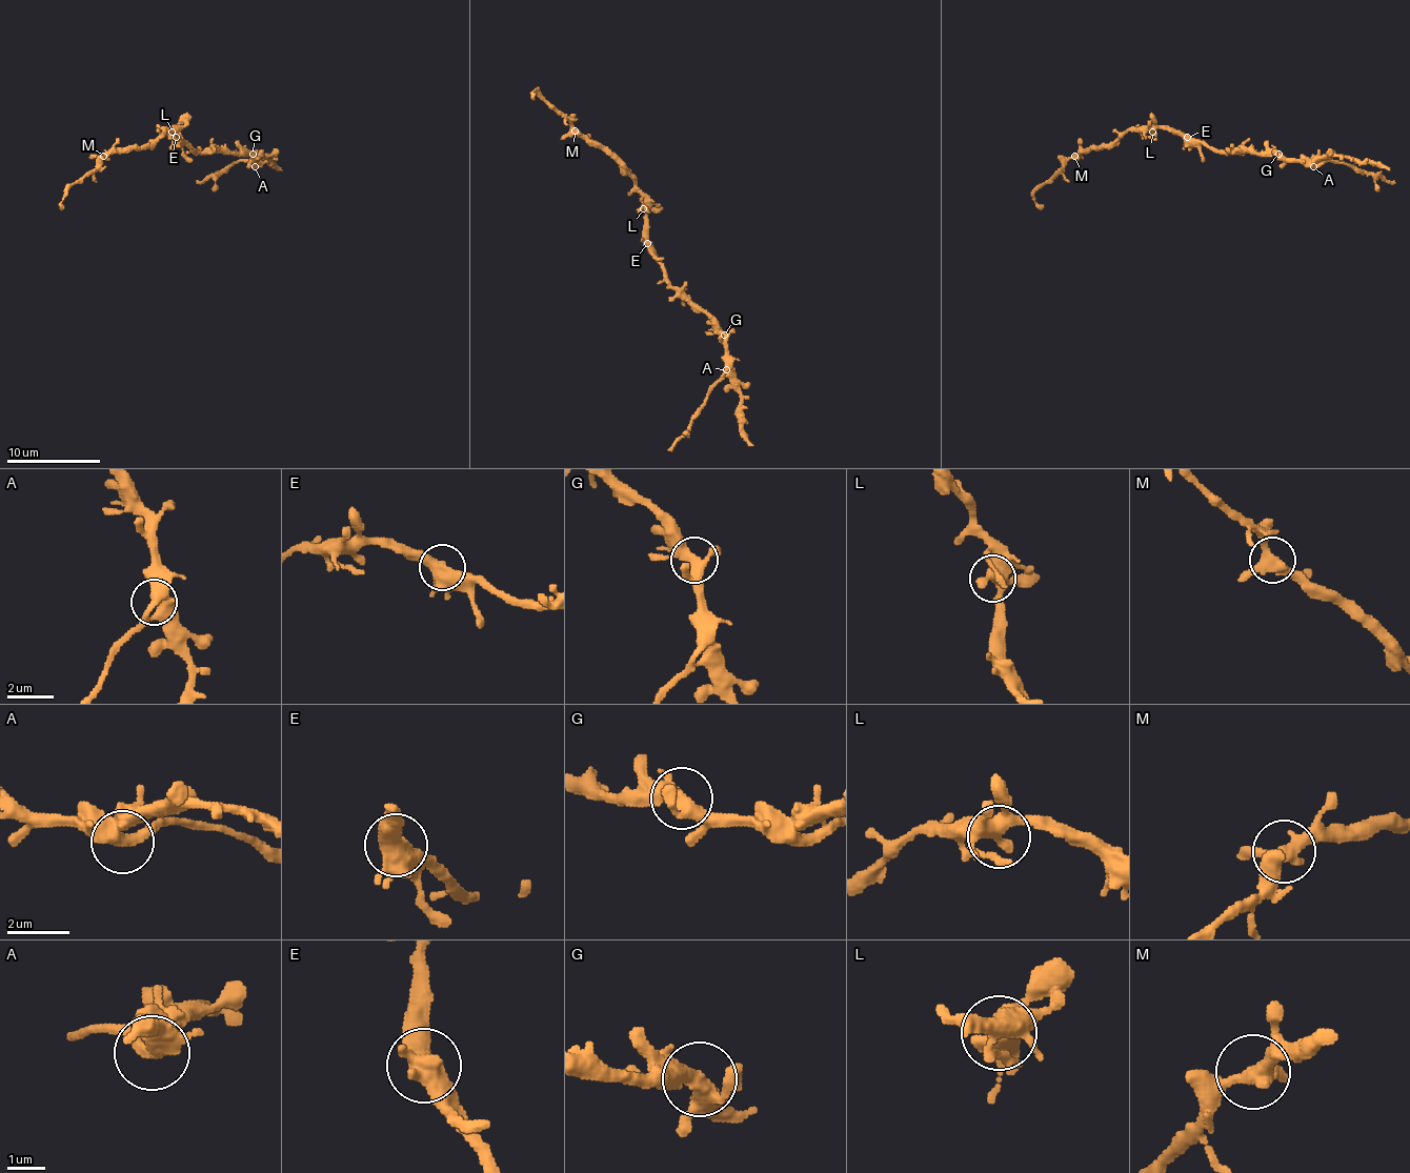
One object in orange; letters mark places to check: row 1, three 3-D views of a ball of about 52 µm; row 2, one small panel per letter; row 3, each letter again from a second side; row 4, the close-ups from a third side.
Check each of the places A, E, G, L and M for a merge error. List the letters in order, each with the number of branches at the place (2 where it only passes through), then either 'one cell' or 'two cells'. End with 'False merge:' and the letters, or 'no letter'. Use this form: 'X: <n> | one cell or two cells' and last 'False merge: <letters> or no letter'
A: 3 | two cells
E: 4 | one cell
G: 4 | one cell
L: 4 | one cell
M: 3 | one cell
False merge: A

